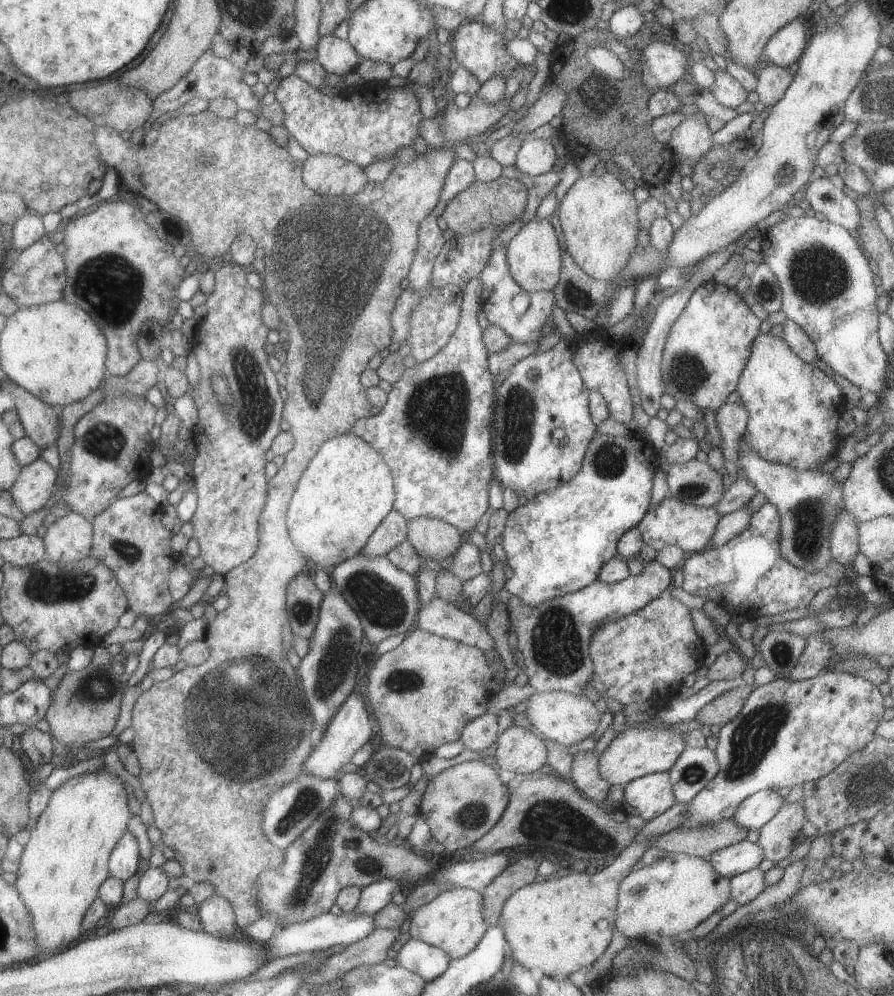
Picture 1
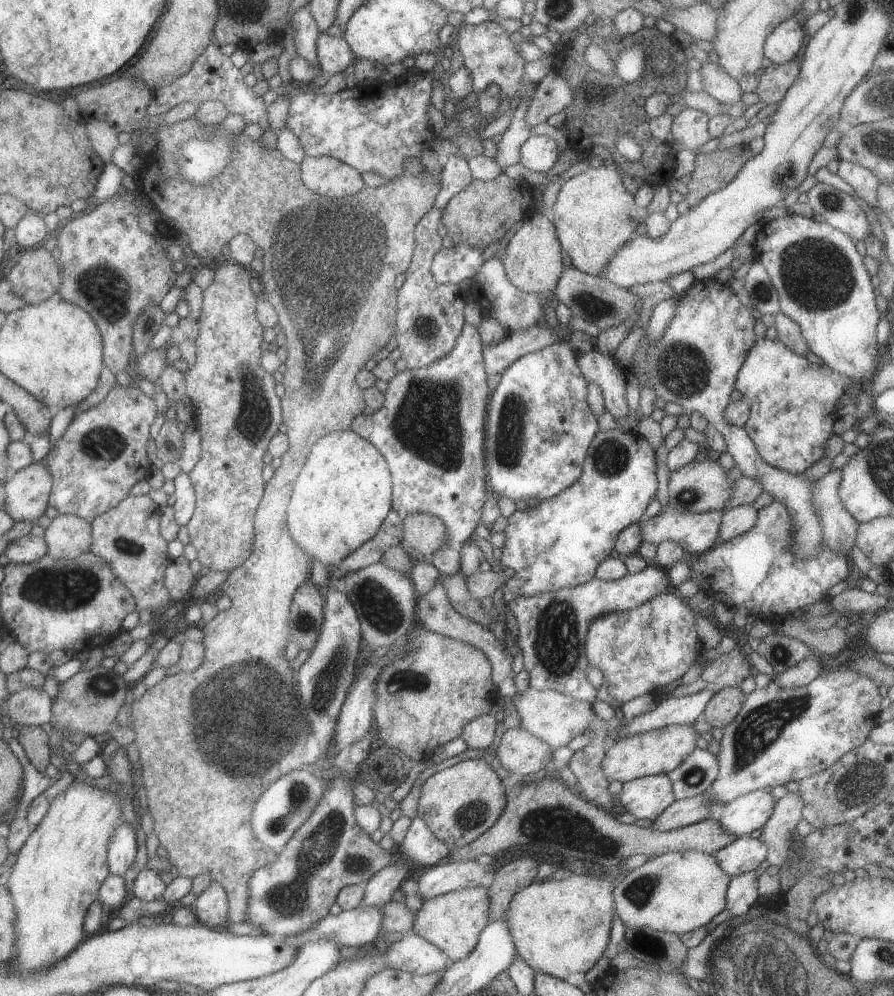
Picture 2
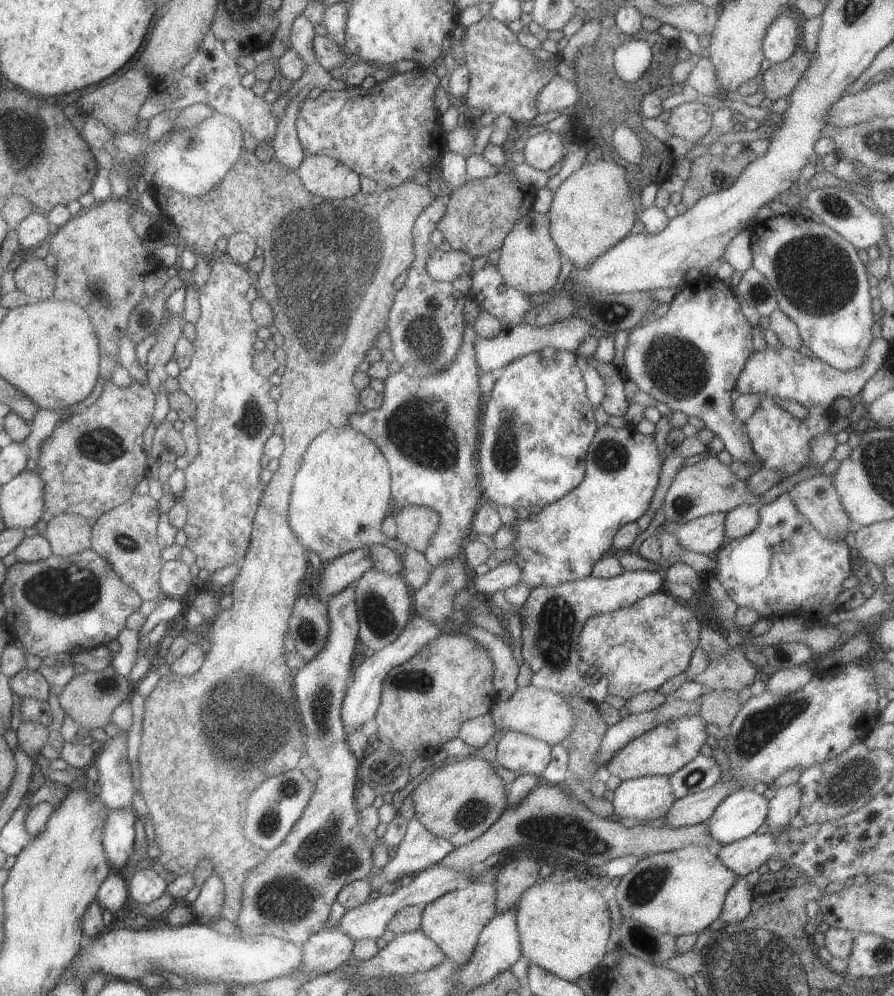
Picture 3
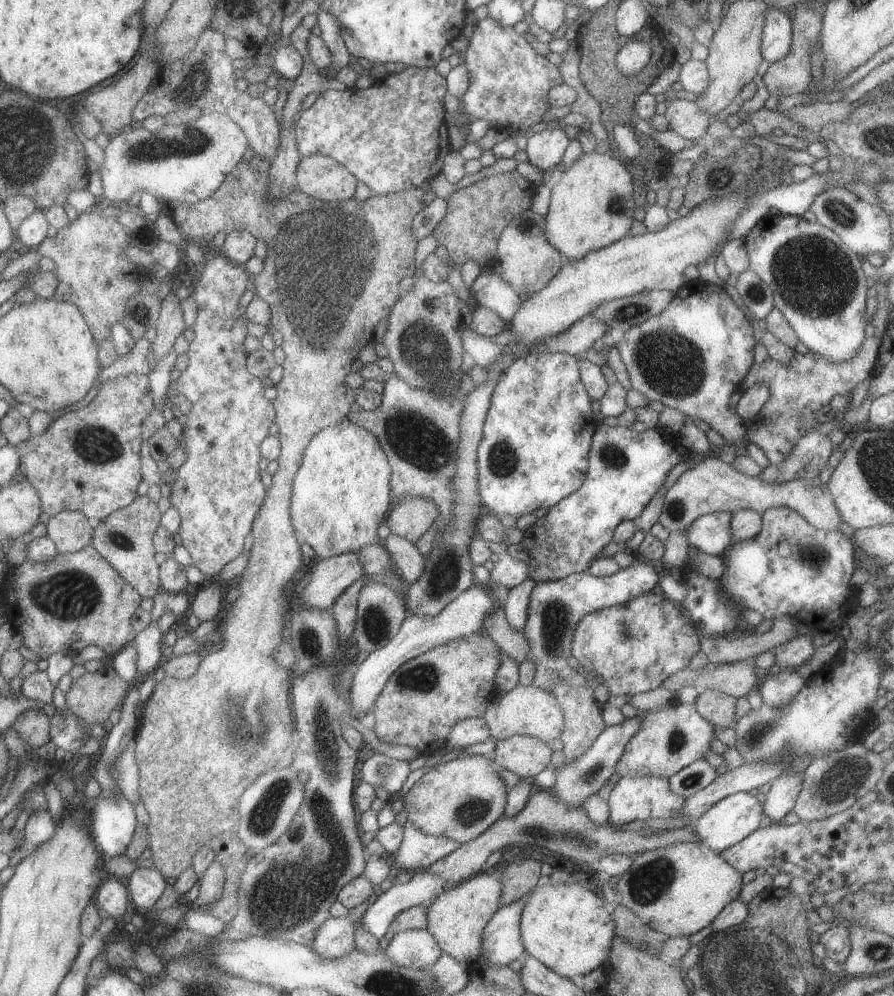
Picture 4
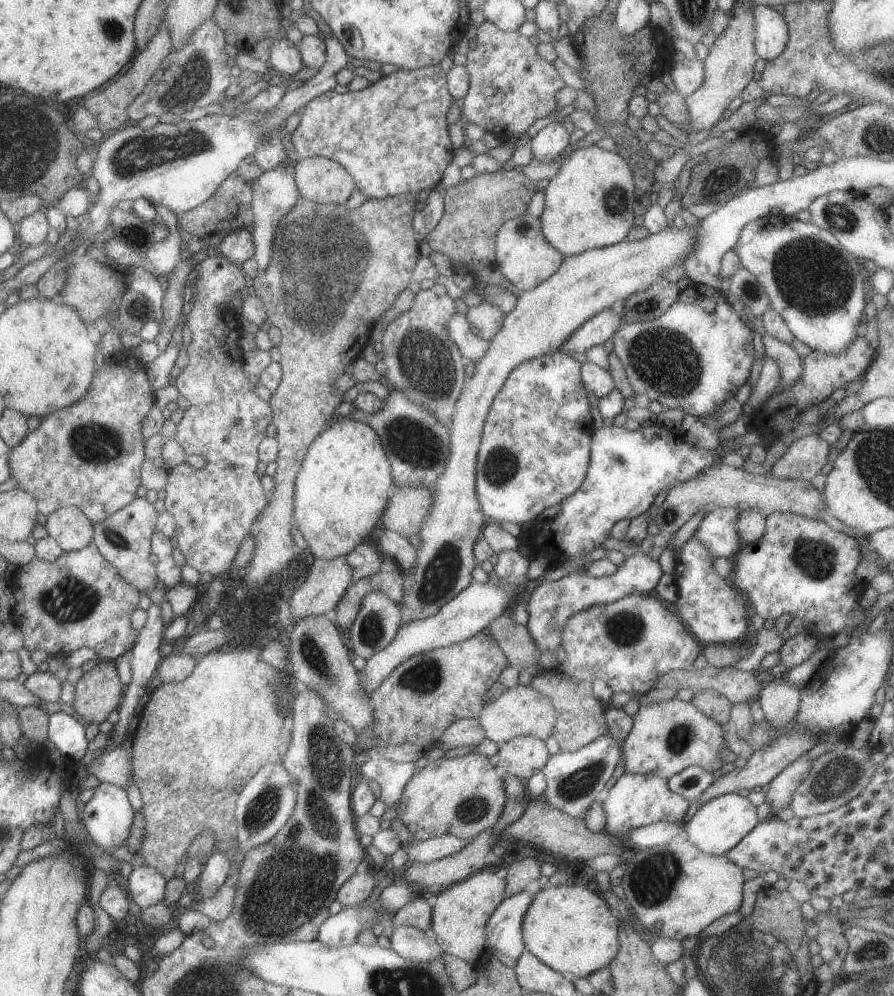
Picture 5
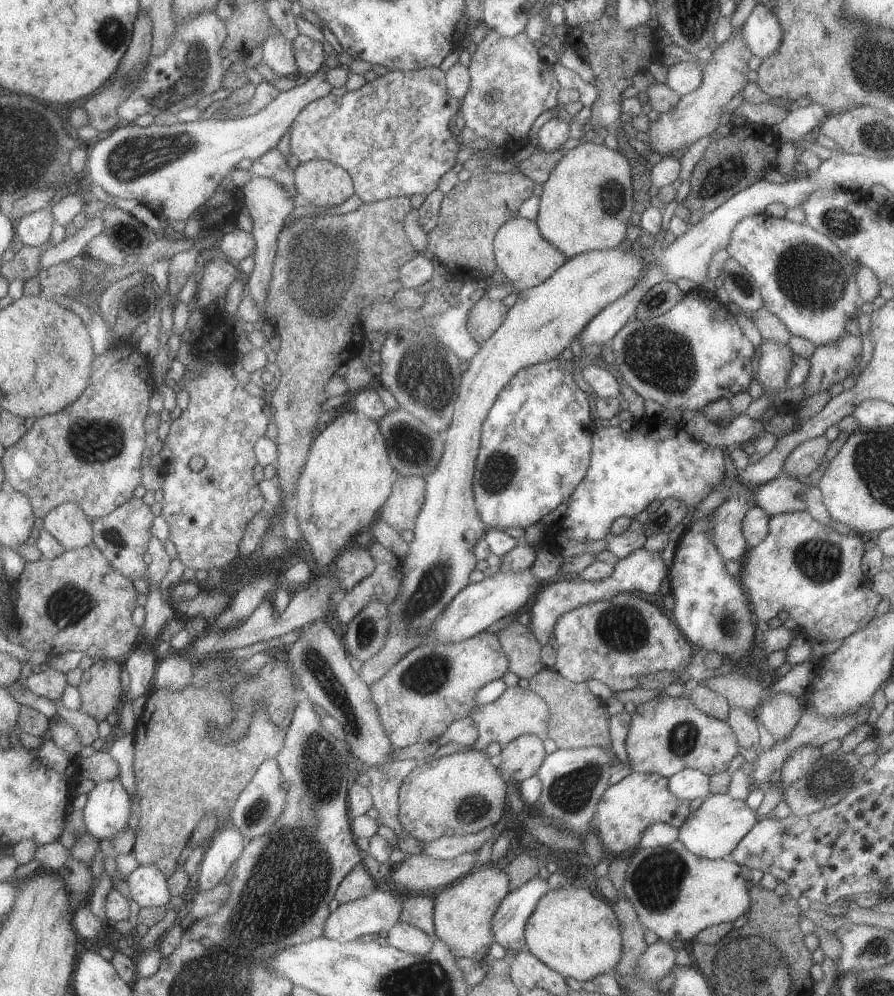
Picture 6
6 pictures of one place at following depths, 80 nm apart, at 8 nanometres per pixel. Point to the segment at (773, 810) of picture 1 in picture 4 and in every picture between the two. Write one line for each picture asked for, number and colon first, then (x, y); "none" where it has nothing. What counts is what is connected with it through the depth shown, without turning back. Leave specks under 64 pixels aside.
2: (746, 813)
3: (739, 815)
4: (726, 822)

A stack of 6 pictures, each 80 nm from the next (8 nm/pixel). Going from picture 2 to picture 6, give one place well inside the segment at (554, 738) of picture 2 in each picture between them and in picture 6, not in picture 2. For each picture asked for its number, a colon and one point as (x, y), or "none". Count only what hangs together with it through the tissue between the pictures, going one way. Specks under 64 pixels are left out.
3: (541, 714)
4: (527, 710)
5: (519, 711)
6: (517, 711)

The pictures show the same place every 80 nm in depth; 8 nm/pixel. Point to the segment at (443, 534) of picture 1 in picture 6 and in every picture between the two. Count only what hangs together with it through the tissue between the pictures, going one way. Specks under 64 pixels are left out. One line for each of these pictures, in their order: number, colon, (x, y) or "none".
2: (423, 532)
3: (415, 525)
4: (409, 518)
5: (406, 506)
6: (399, 511)

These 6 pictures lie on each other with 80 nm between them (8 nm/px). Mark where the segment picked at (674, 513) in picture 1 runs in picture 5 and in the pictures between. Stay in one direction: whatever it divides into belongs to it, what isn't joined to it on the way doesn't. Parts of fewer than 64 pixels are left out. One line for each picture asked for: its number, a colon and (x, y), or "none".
2: (696, 533)
3: (706, 534)
4: (711, 534)
5: (717, 531)

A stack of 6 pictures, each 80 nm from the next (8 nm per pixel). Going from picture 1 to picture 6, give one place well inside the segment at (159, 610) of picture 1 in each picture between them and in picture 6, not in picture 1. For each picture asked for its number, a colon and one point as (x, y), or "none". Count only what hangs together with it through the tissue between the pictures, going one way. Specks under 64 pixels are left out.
2: (127, 537)
3: (125, 537)
4: (124, 538)
5: (123, 538)
6: (122, 536)

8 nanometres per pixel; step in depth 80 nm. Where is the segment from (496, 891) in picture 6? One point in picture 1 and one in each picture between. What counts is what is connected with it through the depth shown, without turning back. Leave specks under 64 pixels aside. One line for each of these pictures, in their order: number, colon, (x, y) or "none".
1: (453, 921)
2: (452, 922)
3: (453, 921)
4: (455, 920)
5: (460, 912)

